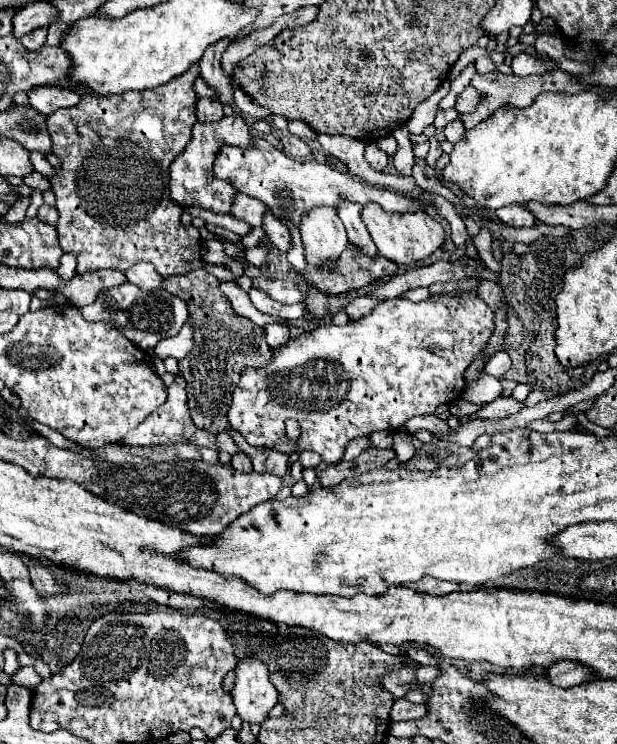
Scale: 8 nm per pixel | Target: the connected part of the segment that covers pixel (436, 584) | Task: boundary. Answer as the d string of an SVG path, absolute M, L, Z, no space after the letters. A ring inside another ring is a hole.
M424 577L424 579L416 581L416 583L410 583L408 587L414 589L414 591L432 593L432 595L446 595L450 591L458 591L460 589L458 583L448 583L448 581L442 581L442 579L436 579L436 577Z

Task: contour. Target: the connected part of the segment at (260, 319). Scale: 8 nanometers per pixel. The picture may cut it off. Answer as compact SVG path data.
M220 283L220 291L224 291L224 295L226 295L226 297L230 299L230 303L232 303L232 309L238 311L240 317L250 319L252 323L256 323L256 325L260 325L260 327L264 327L264 325L268 325L268 323L272 323L272 321L278 321L278 319L272 319L270 315L260 313L260 311L252 305L252 301L248 299L248 293L246 293L242 287L238 287L236 283Z

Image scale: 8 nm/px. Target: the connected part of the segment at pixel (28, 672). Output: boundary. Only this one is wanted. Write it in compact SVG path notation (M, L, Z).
M22 666L11 678L13 683L22 685L33 691L42 681L32 666Z

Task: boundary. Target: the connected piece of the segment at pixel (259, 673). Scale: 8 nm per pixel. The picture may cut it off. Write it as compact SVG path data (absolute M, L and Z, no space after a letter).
M258 657L238 661L236 681L230 691L238 715L248 723L262 723L268 711L278 703L278 691L270 681L268 667Z

